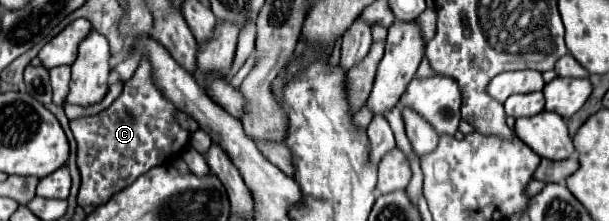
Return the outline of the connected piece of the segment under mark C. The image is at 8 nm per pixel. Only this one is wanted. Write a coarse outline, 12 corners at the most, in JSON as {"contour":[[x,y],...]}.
{"contour":[[143,59],[101,115],[71,121],[79,205],[105,203],[189,133]]}

